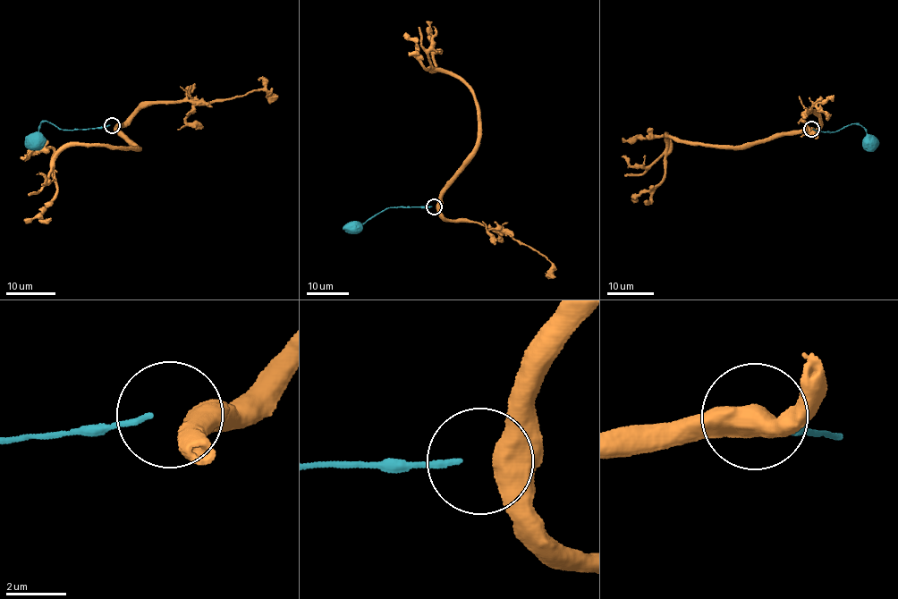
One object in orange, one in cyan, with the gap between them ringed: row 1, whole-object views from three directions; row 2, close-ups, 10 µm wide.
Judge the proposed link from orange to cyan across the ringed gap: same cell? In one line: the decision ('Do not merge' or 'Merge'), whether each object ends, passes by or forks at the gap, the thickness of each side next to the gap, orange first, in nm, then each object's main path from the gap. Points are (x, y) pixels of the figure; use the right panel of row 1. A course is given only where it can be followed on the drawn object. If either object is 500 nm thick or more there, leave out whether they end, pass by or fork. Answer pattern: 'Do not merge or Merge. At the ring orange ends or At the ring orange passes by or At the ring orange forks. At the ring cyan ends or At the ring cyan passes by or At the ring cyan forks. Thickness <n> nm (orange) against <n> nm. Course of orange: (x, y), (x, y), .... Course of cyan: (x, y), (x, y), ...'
Do not merge. Thickness 750 nm (orange) against 180 nm. Course of orange: (810, 130), (776, 133), (764, 139), (734, 146), (690, 145), (675, 141), (668, 134), (665, 176), (633, 199). Course of cyan: (812, 129), (835, 131), (857, 123), (866, 131), (869, 147), (874, 150)

